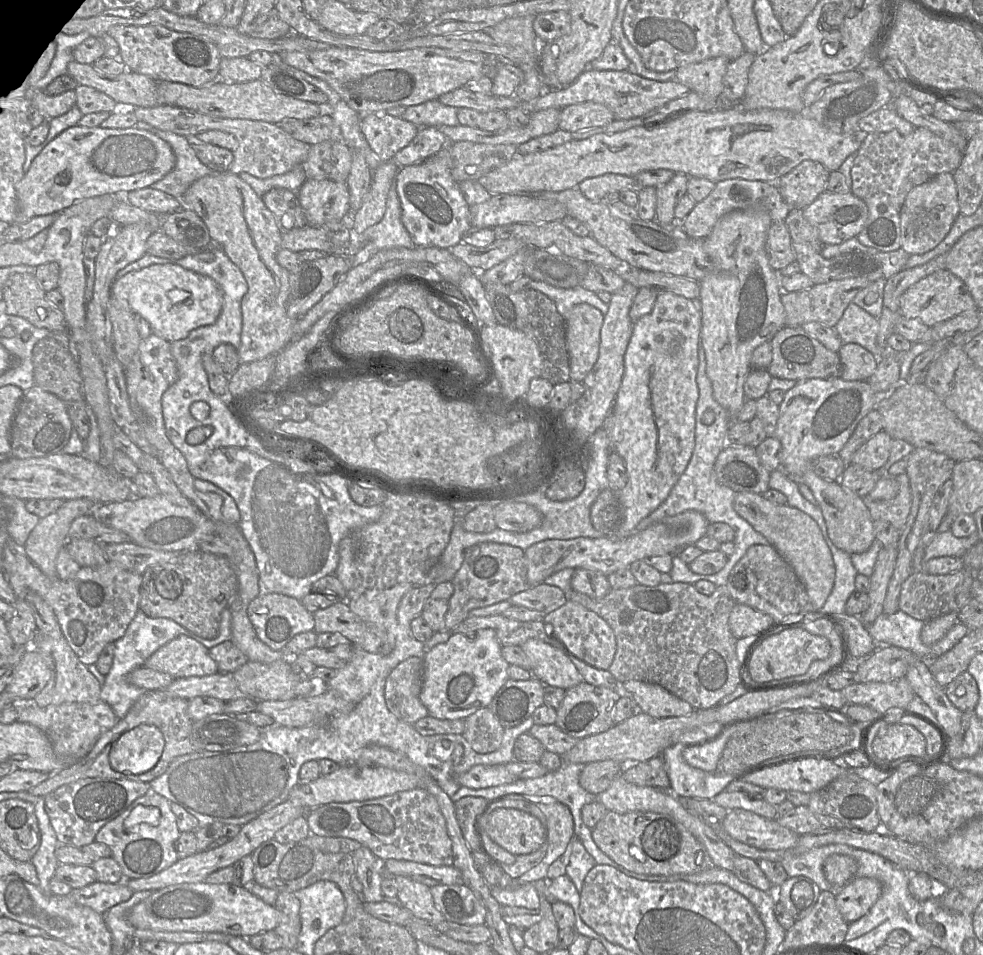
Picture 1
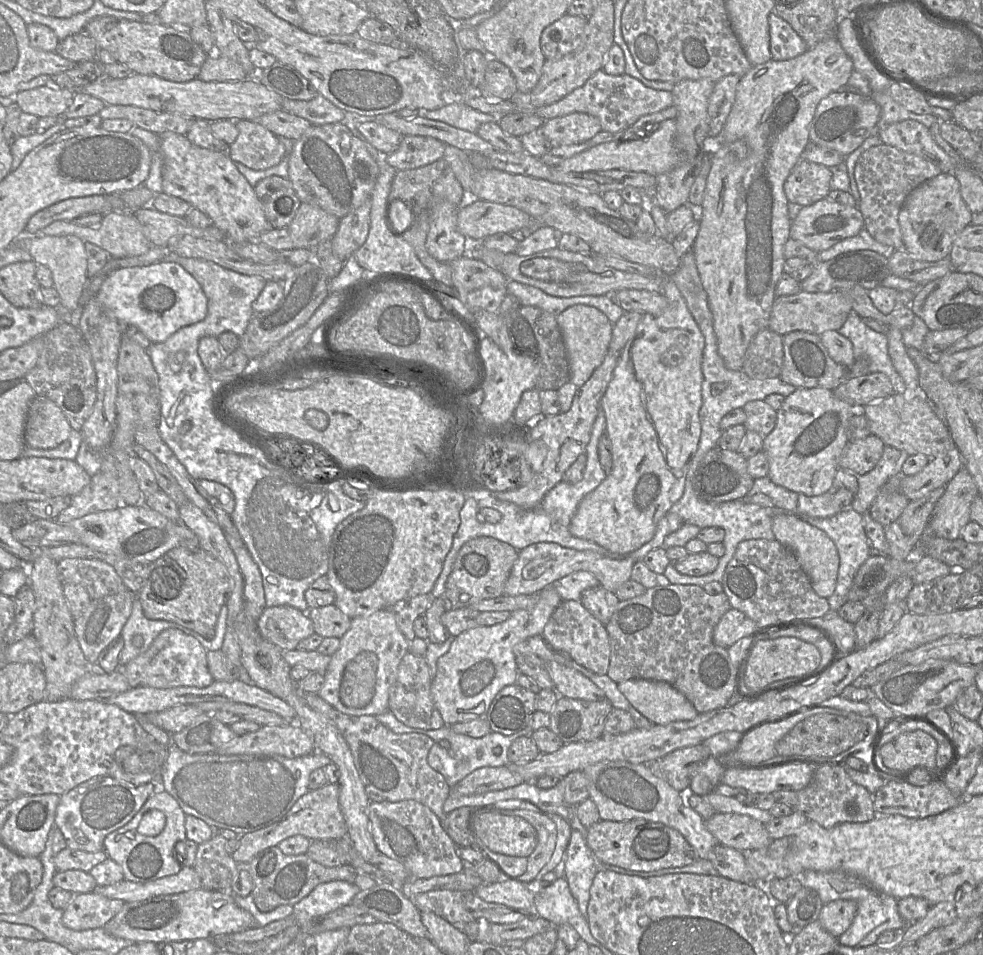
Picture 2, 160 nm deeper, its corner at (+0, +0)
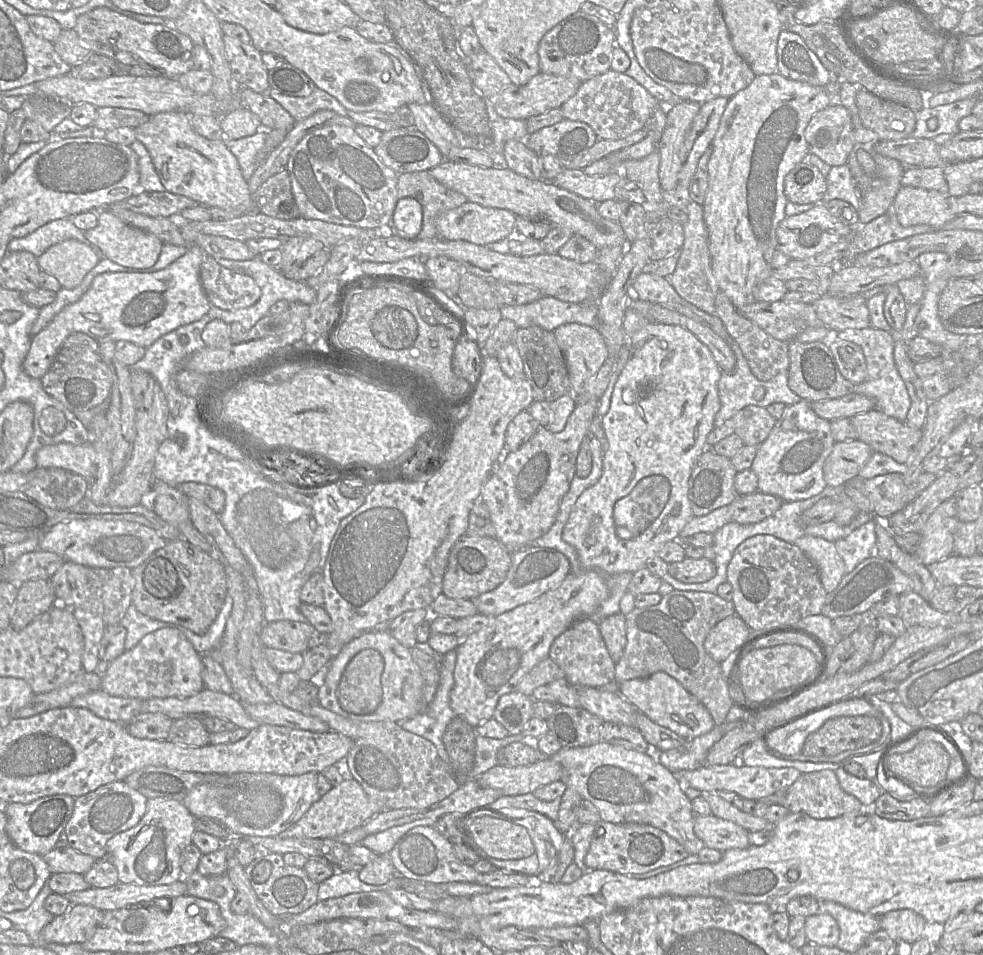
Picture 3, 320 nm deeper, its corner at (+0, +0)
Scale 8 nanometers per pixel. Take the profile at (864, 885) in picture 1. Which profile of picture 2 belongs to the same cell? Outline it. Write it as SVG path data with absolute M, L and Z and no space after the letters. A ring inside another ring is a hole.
M834 900L823 905L818 921L826 931L838 938L851 926L857 909L853 900Z

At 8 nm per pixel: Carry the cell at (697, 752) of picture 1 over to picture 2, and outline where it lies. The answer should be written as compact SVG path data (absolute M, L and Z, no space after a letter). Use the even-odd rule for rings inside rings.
M822 706L812 709L807 709L786 719L778 720L775 722L762 723L745 732L743 734L743 737L738 747L733 752L730 753L730 764L732 761L749 762L751 764L759 764L760 766L789 763L787 757L777 756L775 750L776 743L781 738L783 738L797 723L801 722L802 720L806 719L809 716L824 714L824 713L838 715L853 721L864 723L867 726L868 734L873 735L873 738L876 738L880 728L880 723L877 720L877 717L874 715L862 716L855 712L850 712L850 711L845 711L845 710L830 708L830 707L822 707Z

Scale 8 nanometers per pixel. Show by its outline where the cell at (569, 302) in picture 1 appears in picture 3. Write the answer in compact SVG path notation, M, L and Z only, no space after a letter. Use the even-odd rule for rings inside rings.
M543 295L524 305L505 305L500 308L502 319L513 321L517 328L538 326L554 331L565 323L598 326L598 302L572 303Z

